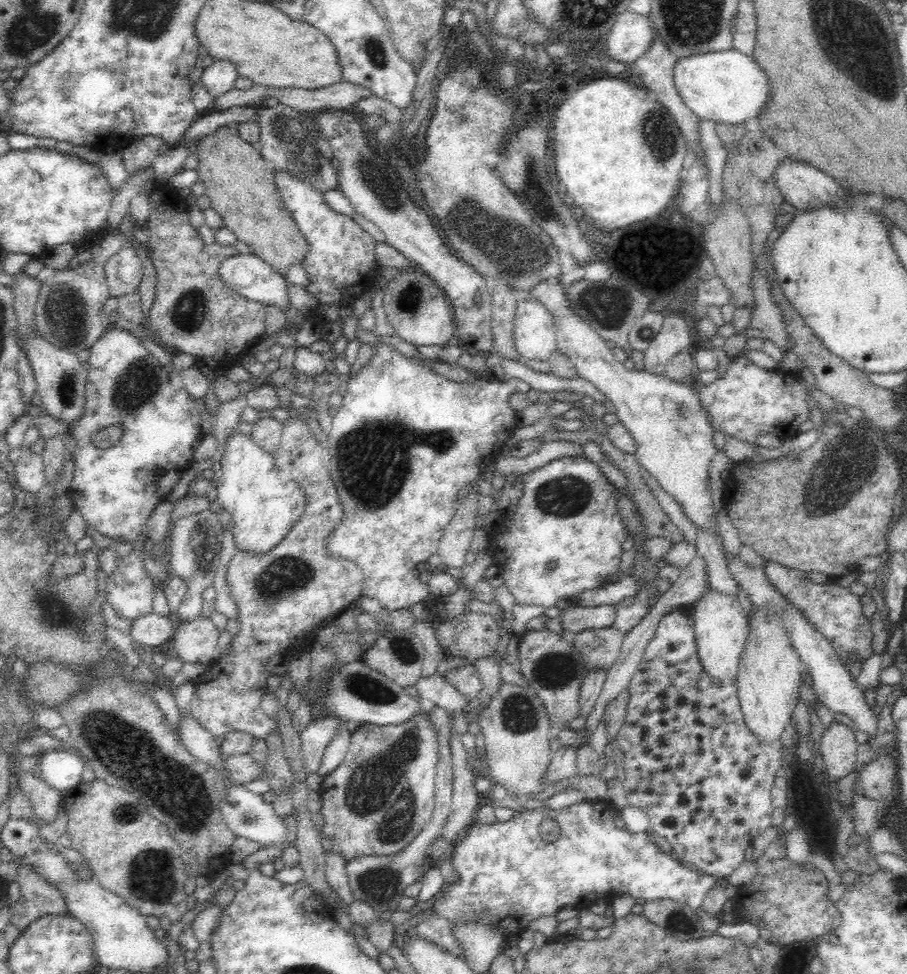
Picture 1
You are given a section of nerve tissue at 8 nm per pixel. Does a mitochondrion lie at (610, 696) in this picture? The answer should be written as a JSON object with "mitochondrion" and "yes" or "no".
{"mitochondrion":"no"}

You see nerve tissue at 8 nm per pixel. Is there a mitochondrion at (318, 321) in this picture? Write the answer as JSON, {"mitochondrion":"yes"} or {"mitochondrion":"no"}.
{"mitochondrion":"no"}

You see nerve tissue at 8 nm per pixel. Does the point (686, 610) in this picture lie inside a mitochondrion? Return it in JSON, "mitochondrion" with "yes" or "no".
{"mitochondrion":"no"}

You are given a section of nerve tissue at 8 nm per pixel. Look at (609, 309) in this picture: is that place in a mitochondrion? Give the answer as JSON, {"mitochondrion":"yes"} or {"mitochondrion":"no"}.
{"mitochondrion":"yes"}

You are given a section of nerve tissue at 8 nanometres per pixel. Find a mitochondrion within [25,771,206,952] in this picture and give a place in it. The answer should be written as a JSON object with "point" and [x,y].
{"point":[151,876]}

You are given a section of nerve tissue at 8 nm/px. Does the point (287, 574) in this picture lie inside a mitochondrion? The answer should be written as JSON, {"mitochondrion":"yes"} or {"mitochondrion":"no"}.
{"mitochondrion":"yes"}

